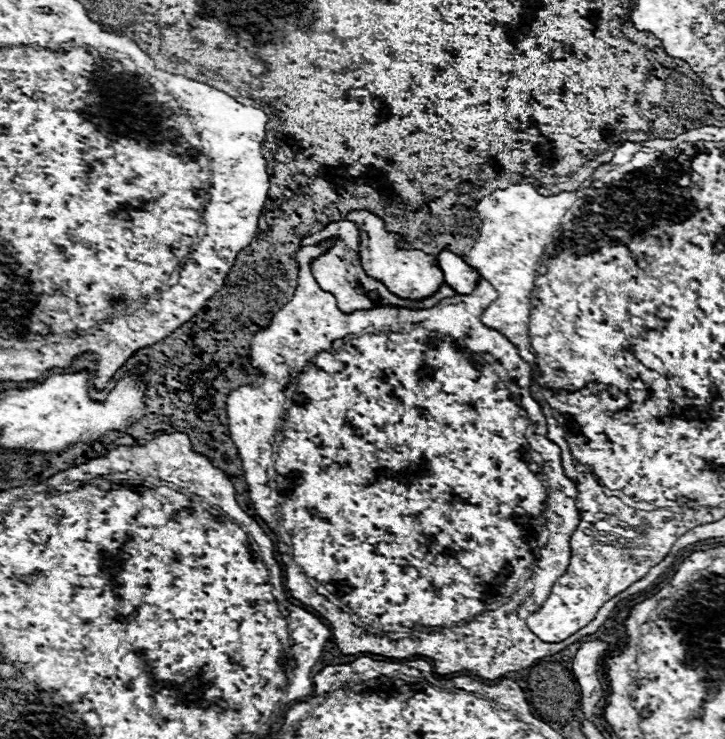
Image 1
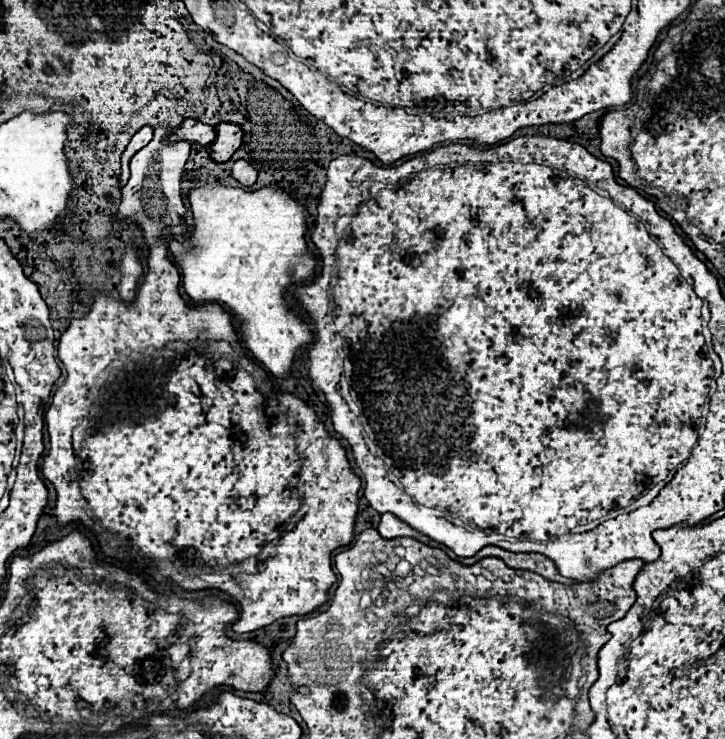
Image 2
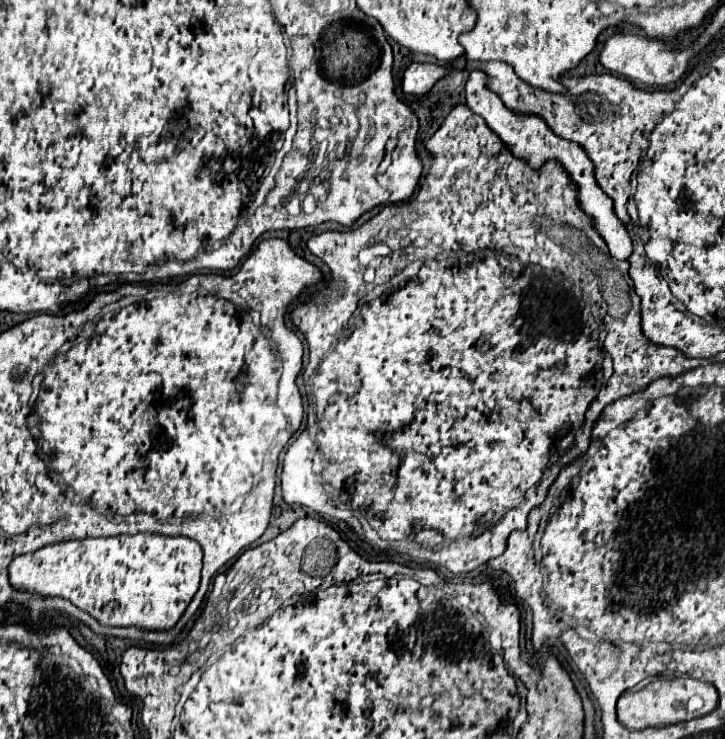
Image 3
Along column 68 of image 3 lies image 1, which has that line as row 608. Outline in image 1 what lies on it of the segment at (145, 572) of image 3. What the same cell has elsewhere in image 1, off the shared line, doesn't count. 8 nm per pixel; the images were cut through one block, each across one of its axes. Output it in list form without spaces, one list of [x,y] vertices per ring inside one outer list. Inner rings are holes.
[[[578,526],[572,534],[572,558],[568,570],[556,580],[542,608],[528,616],[530,630],[538,638],[542,638],[542,642],[562,642],[580,628],[584,628],[590,620],[596,618],[596,612],[610,598],[644,578],[650,572],[650,568],[662,562],[664,556],[670,552],[670,548],[662,548],[662,544],[652,544],[652,548],[614,548],[590,540],[590,536],[580,532],[584,532],[582,526]]]

